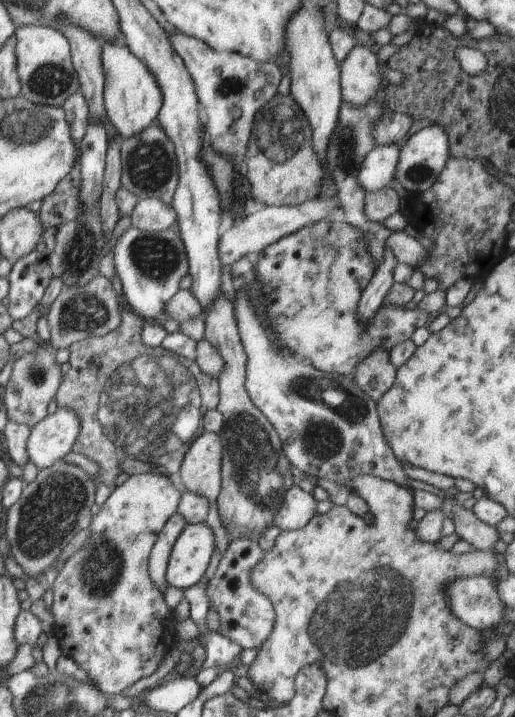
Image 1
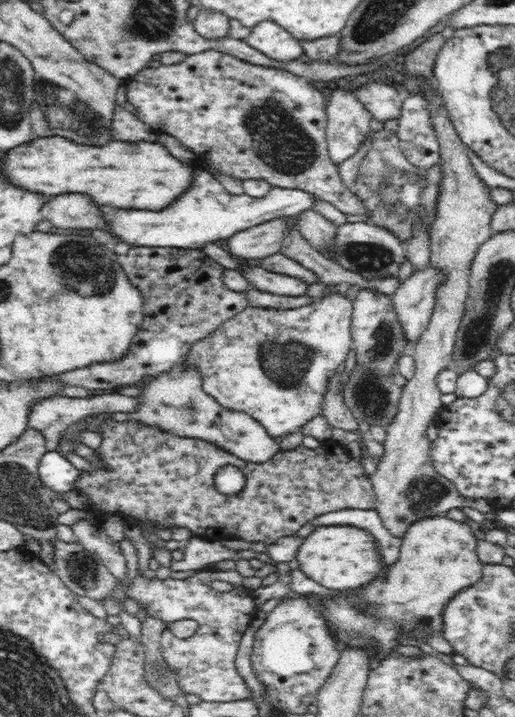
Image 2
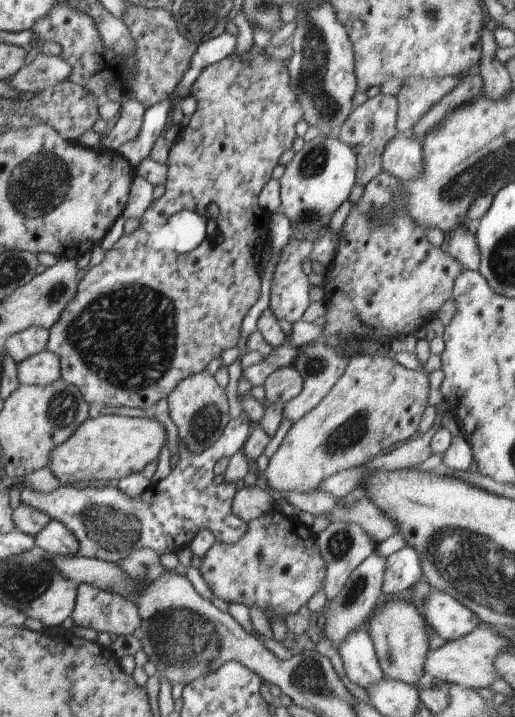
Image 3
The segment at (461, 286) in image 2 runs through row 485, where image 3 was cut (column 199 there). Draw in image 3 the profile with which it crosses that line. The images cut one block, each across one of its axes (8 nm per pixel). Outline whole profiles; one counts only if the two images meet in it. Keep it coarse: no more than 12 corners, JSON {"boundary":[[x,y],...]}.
{"boundary":[[207,370],[168,395],[170,418],[192,454],[231,419],[226,389]]}

